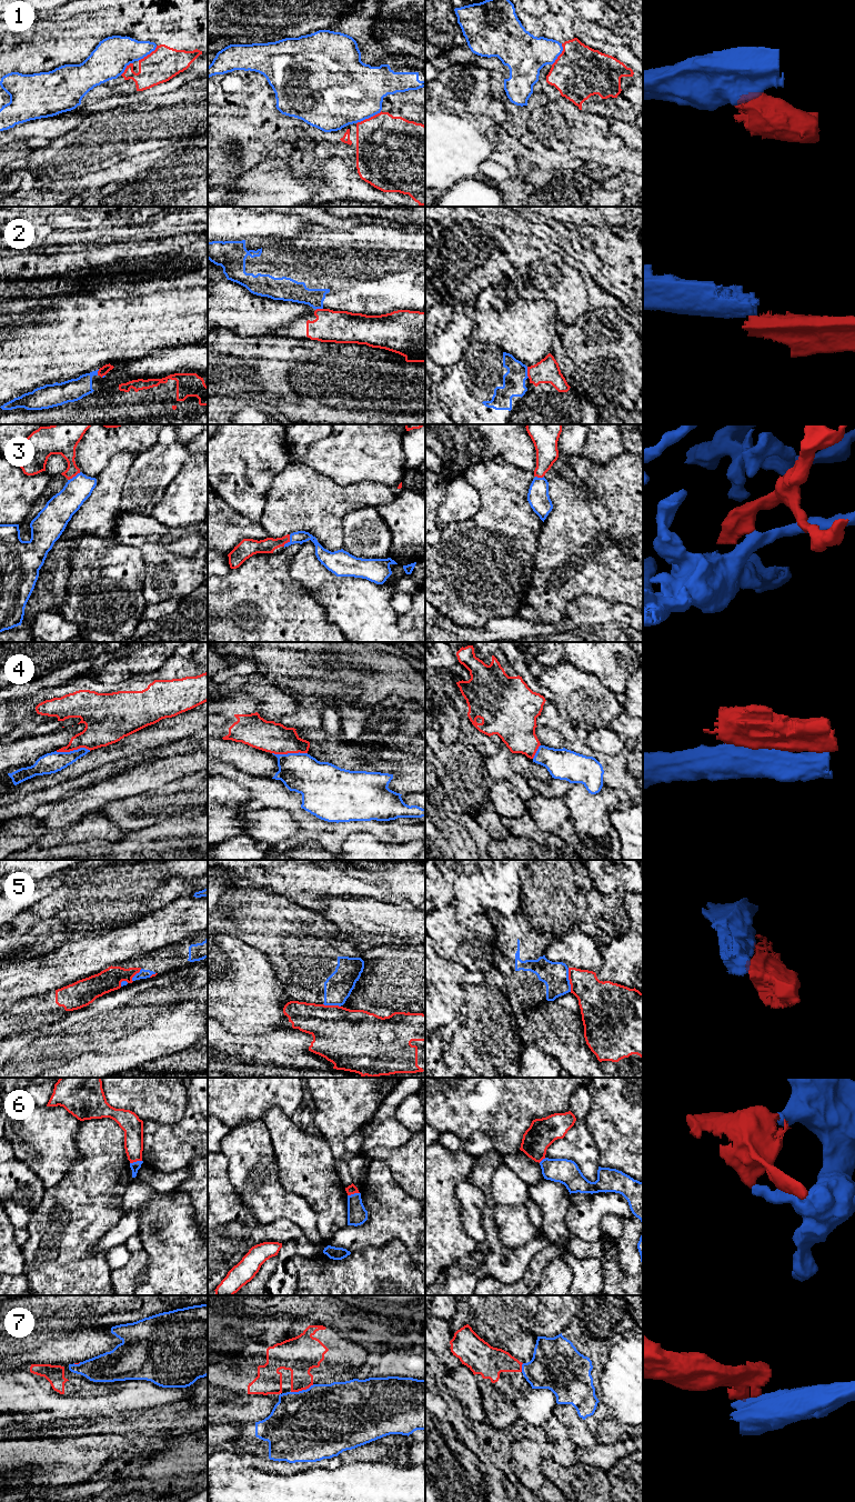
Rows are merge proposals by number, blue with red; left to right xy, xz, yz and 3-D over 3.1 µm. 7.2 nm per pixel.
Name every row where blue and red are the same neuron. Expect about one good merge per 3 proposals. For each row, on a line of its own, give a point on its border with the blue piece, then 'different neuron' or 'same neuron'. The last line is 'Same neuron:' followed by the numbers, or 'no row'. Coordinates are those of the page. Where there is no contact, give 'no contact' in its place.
1: contact xz (369, 117); different neuron
2: contact yz (526, 372); different neuron
3: contact xz (290, 540); same neuron
4: contact xz (290, 753); different neuron
5: contact yz (569, 980); different neuron
6: contact xy (137, 1161); same neuron
7: contact xz (302, 1390); different neuron
Same neuron: 3, 6

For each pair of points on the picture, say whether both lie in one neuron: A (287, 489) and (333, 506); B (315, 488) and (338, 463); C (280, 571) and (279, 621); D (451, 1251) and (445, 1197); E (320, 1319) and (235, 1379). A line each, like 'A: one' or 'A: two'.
A: one
B: two
C: one
D: one
E: two

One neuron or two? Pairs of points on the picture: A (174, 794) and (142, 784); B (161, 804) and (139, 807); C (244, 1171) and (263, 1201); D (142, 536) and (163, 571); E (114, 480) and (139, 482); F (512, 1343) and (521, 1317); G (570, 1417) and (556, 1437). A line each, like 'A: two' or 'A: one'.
A: two
B: one
C: one
D: one
E: two
F: one
G: two

